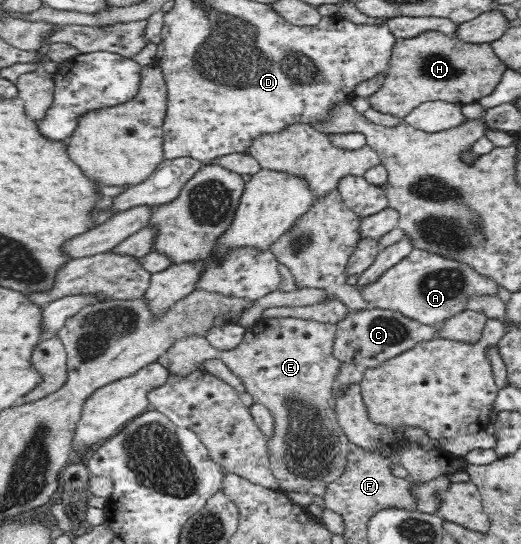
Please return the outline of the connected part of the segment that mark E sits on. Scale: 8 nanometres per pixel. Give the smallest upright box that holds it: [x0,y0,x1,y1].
[163,316,351,496]

